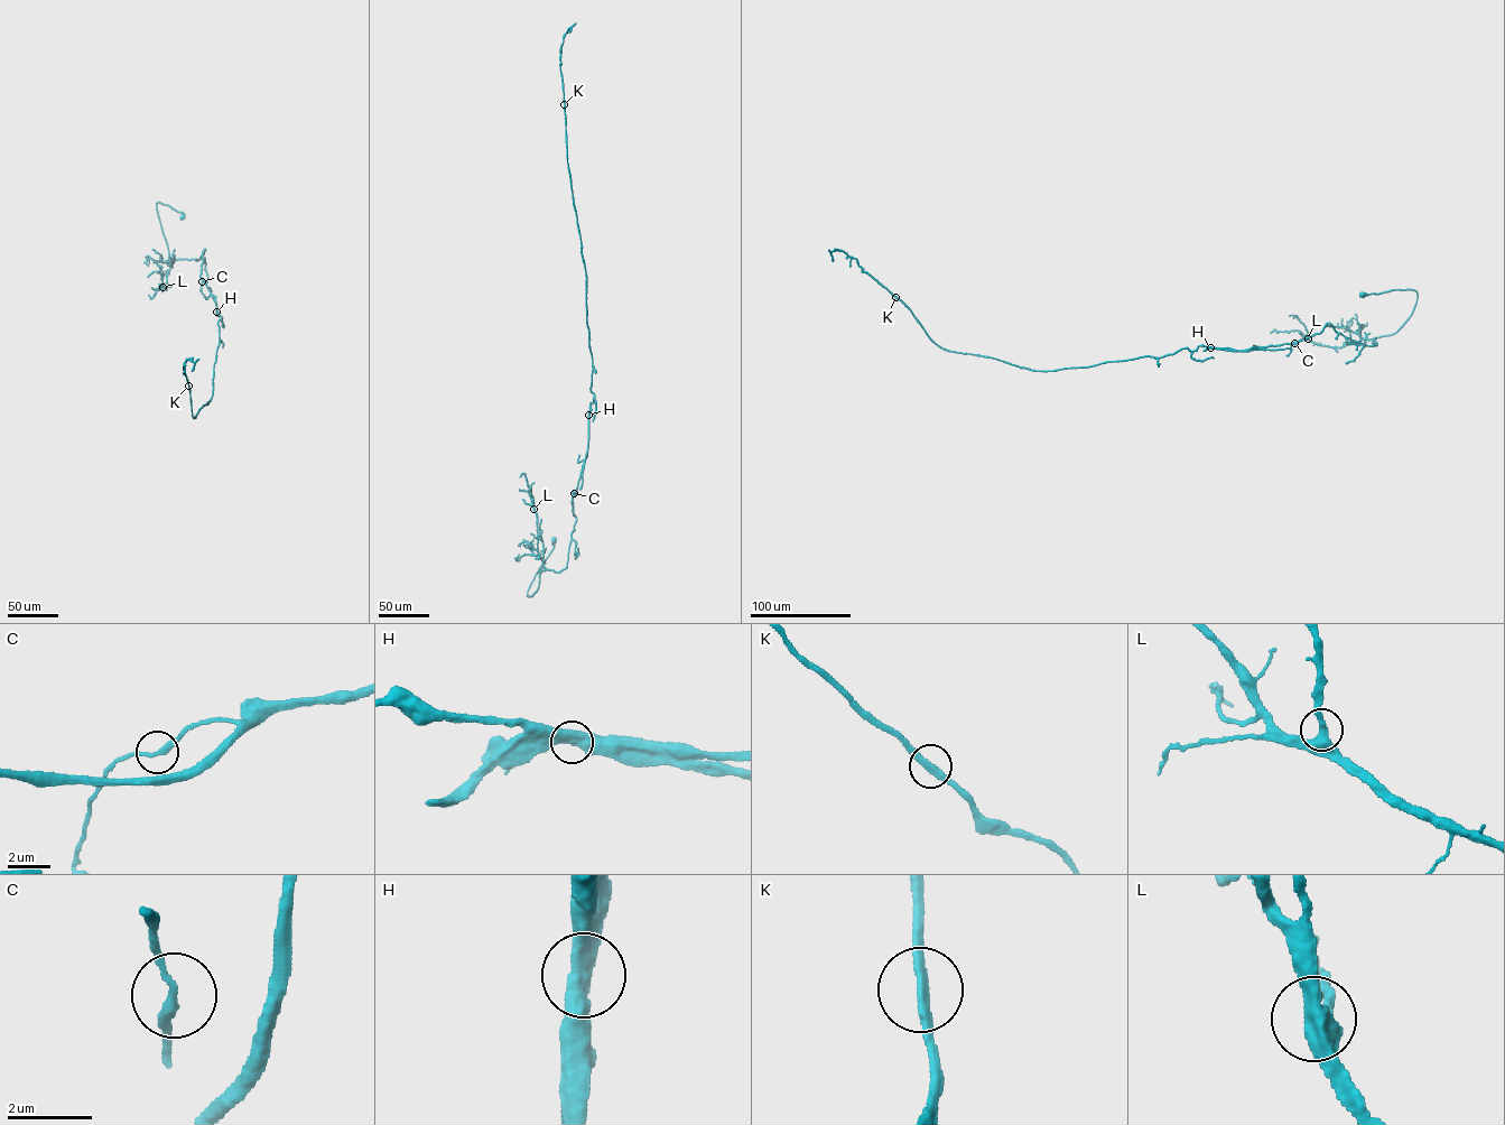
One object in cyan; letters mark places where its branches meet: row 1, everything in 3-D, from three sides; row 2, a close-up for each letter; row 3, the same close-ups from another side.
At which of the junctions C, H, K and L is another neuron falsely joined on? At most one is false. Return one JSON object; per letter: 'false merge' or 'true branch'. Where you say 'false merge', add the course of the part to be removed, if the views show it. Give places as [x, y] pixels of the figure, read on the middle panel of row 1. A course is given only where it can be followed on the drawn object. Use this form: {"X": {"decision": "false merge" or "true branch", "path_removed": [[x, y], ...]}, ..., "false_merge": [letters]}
{"C": {"decision": "true branch"}, "H": {"decision": "false merge", "path_removed": [[590, 415], [588, 447], [581, 490]]}, "K": {"decision": "true branch"}, "L": {"decision": "true branch"}, "false_merge": ["H"]}

